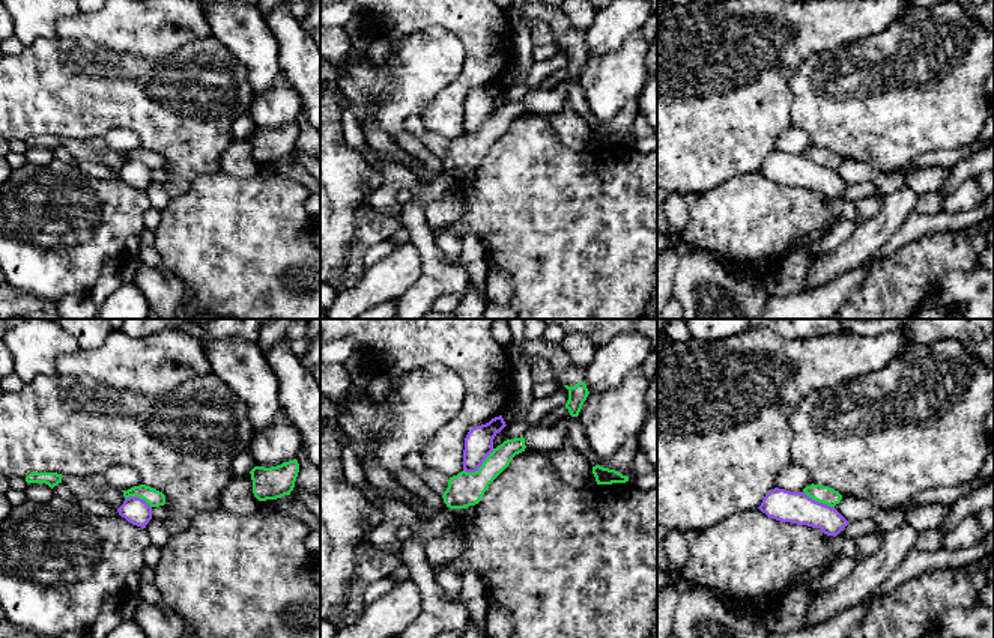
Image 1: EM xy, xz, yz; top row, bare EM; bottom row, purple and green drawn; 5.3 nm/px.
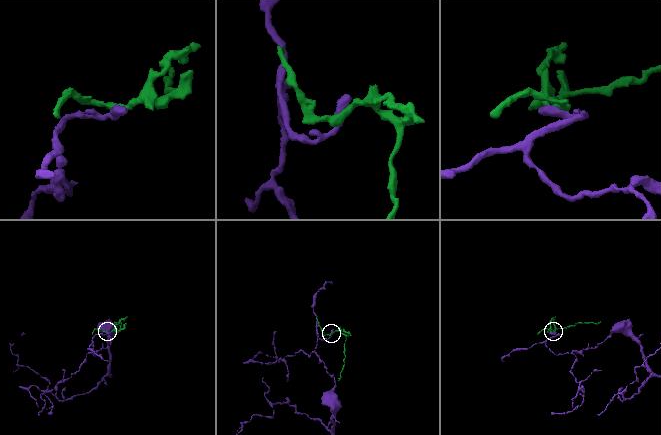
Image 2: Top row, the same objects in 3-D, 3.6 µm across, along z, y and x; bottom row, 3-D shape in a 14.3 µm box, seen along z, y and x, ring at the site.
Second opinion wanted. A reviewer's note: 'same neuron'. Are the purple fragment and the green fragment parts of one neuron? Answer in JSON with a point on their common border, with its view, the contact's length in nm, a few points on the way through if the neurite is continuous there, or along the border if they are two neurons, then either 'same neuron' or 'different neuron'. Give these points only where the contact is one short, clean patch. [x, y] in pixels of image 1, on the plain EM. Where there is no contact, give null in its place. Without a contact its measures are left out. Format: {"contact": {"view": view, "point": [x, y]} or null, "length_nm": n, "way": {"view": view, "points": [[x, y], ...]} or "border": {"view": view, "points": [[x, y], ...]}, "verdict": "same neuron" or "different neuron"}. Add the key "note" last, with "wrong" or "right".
{"contact": {"view": "xz", "point": [480, 128]}, "length_nm": 200, "border": {"view": "xz", "points": [[493, 112], [474, 134], [463, 134]]}, "verdict": "different neuron", "note": "wrong"}

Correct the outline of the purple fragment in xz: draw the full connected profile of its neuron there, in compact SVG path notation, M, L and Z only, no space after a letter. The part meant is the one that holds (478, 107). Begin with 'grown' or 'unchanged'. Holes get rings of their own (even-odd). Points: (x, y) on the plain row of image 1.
unchanged | M502 78L489 86L472 90L465 101L463 134L475 135L493 114L495 99L505 90Z

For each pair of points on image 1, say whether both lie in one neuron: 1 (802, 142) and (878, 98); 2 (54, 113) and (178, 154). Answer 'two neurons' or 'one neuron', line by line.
1: two neurons
2: one neuron

